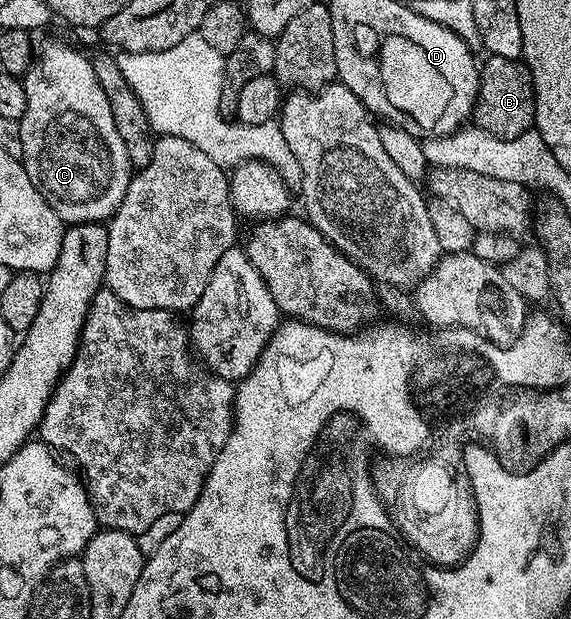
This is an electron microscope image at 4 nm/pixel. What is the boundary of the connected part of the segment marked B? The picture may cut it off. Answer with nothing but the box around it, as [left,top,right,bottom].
[472,55,535,140]

